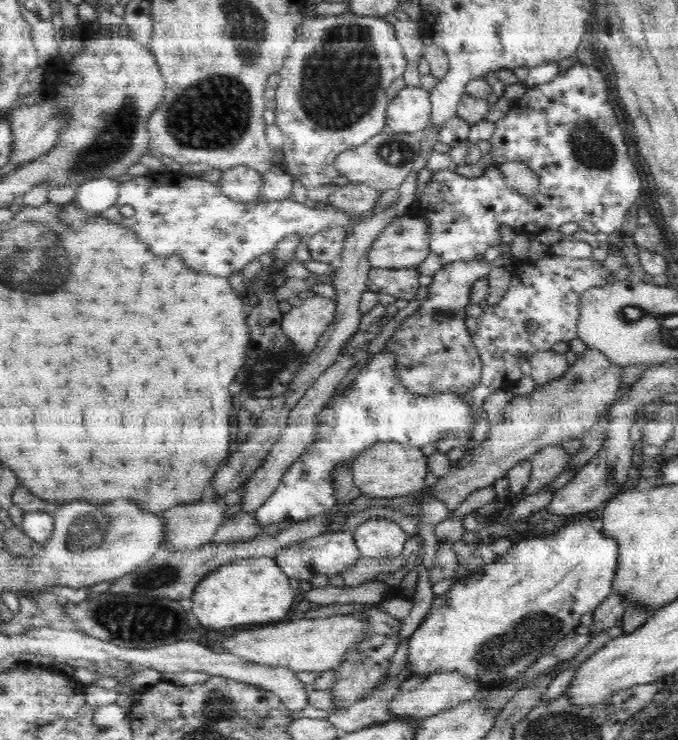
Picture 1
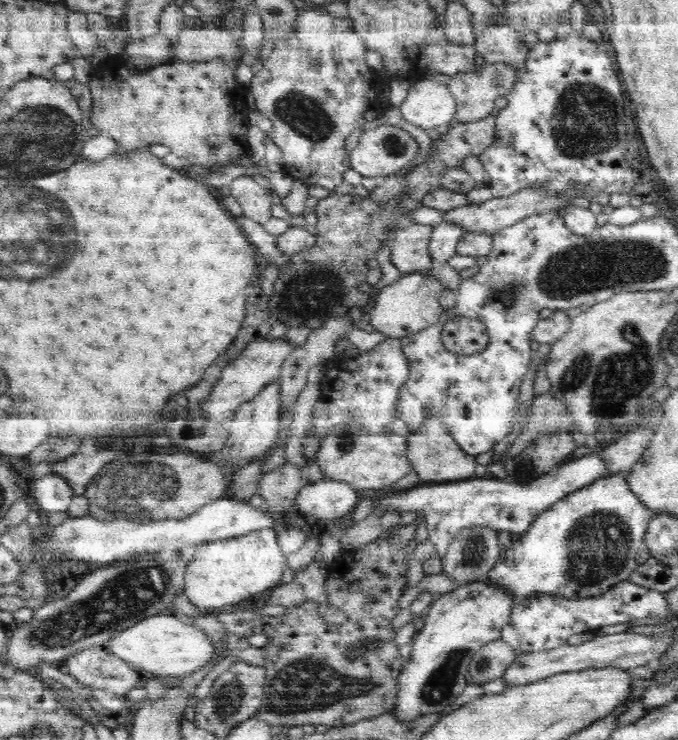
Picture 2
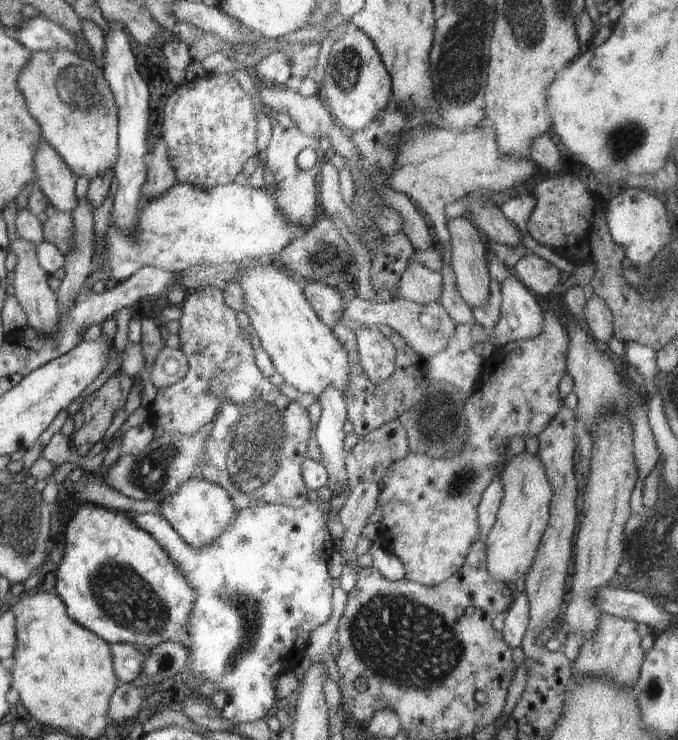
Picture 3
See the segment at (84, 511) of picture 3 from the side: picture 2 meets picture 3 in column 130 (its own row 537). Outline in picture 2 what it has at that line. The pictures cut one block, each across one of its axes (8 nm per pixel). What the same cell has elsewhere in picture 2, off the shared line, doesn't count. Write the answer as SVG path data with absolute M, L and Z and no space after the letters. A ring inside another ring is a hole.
M626 472L604 475L602 479L595 480L587 487L579 488L567 494L562 500L552 504L550 508L543 510L532 522L530 528L524 534L514 538L508 548L504 548L500 554L500 560L492 567L488 574L488 583L496 583L498 587L504 587L504 591L510 591L514 599L524 598L530 595L558 595L566 598L584 598L587 596L601 595L615 584L628 581L631 572L638 566L636 564L636 554L642 550L645 534L649 525L649 520L653 517L652 511L642 504L642 501L630 491Z

